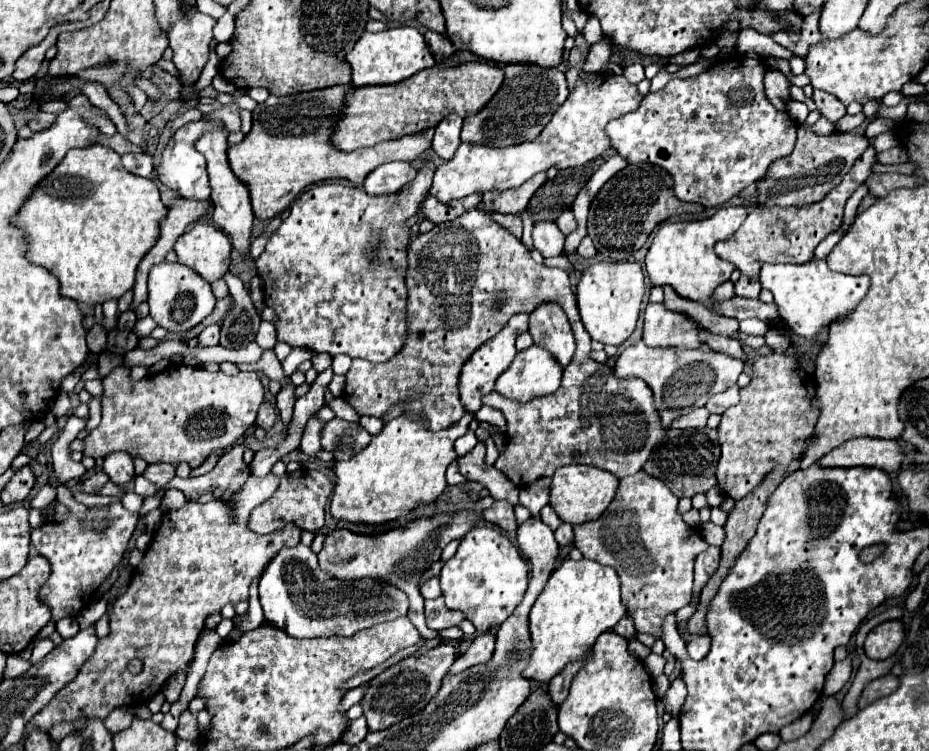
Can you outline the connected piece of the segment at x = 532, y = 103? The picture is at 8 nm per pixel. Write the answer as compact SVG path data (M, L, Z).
M508 64L504 72L506 78L502 88L492 96L484 110L464 120L462 142L508 148L524 140L534 140L550 122L552 114L568 98L566 76L558 68L540 68L536 64Z

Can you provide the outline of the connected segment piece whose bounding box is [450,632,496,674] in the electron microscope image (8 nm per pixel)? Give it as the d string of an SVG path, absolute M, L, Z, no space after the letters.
M484 632L484 634L476 636L476 638L468 644L468 650L452 664L450 674L464 672L464 670L470 668L470 666L476 666L476 664L482 664L482 662L490 660L492 650L494 650L494 640L496 640L496 638L494 638L492 632Z

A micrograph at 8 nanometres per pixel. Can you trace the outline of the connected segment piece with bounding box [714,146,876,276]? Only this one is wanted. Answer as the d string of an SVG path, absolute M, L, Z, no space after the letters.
M870 146L858 162L852 166L852 170L844 176L844 180L832 188L824 200L808 204L808 206L754 206L748 214L746 222L736 230L736 234L728 240L720 240L714 250L720 258L732 262L744 276L758 276L760 266L766 262L792 262L802 264L812 260L816 246L832 232L836 232L842 224L842 212L844 204L854 194L854 190L864 184L864 180L870 174L870 166L876 162L876 150Z

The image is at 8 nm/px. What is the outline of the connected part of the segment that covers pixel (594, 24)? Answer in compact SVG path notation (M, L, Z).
M588 16L588 22L582 30L582 36L586 38L588 44L596 44L600 42L604 36L602 36L602 28L600 28L600 22L594 18L594 16Z

